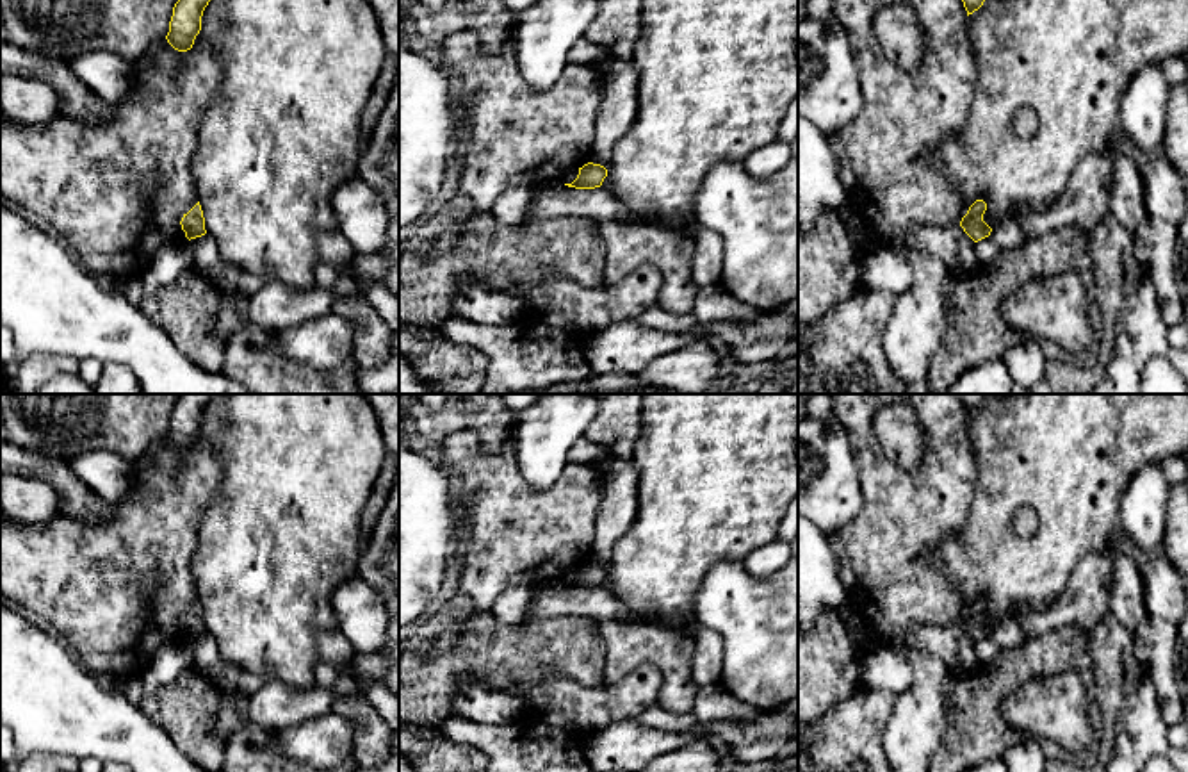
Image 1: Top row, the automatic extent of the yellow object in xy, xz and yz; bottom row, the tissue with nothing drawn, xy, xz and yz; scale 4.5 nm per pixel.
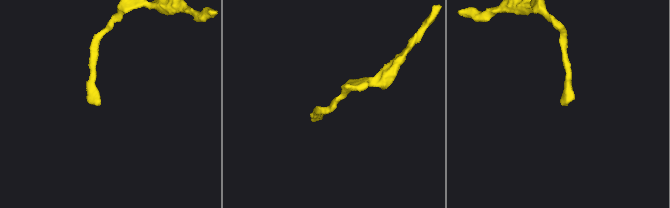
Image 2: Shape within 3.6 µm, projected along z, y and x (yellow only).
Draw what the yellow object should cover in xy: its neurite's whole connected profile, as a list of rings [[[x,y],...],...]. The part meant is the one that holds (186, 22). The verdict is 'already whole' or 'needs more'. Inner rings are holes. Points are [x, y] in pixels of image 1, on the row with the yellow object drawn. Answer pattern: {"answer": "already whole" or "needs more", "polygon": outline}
{"answer": "already whole", "polygon": [[[178,0],[173,7],[169,21],[167,43],[178,50],[192,48],[196,36],[201,30],[201,16],[210,0]]]}

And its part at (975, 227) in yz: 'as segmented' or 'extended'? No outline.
as segmented

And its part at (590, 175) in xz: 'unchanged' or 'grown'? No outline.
unchanged

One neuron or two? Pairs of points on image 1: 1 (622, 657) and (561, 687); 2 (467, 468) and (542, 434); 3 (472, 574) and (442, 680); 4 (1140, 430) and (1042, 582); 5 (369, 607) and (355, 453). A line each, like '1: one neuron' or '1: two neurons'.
1: two neurons
2: two neurons
3: two neurons
4: one neuron
5: two neurons

